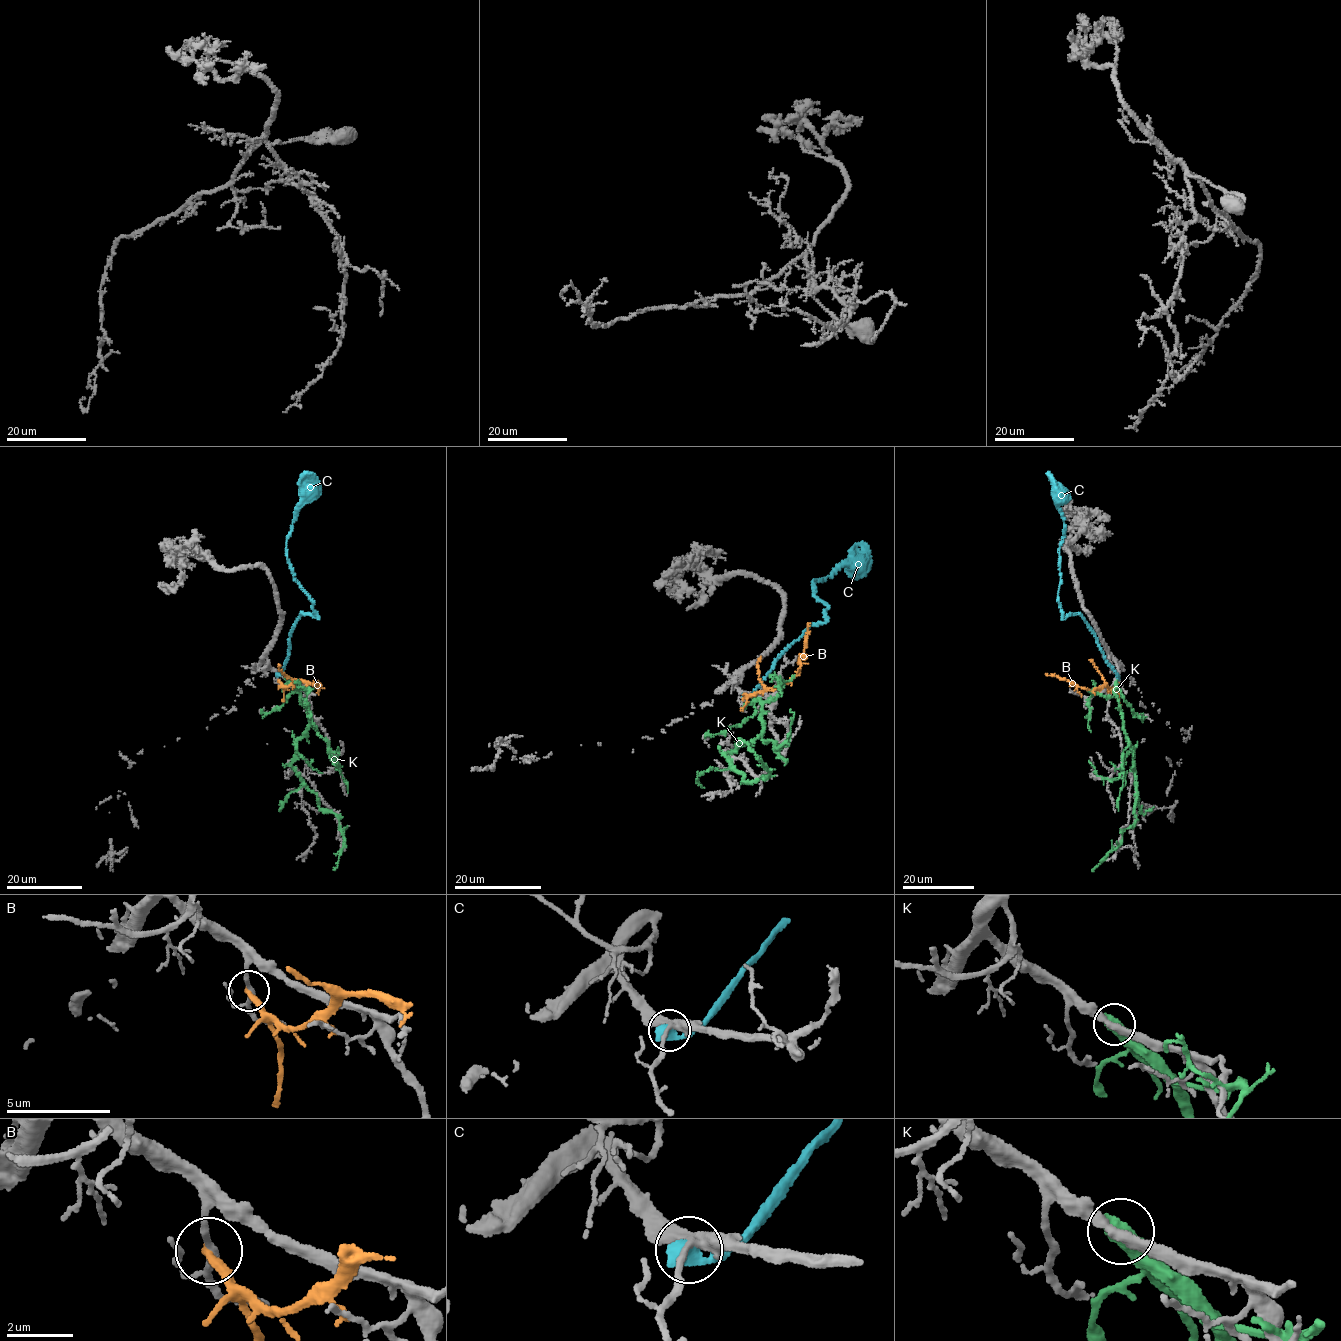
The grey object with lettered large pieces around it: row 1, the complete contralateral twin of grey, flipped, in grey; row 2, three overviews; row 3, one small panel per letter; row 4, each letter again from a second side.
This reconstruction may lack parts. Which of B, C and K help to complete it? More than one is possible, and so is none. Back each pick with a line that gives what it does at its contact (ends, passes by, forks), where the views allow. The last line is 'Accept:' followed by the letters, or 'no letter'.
Accept: no letter

